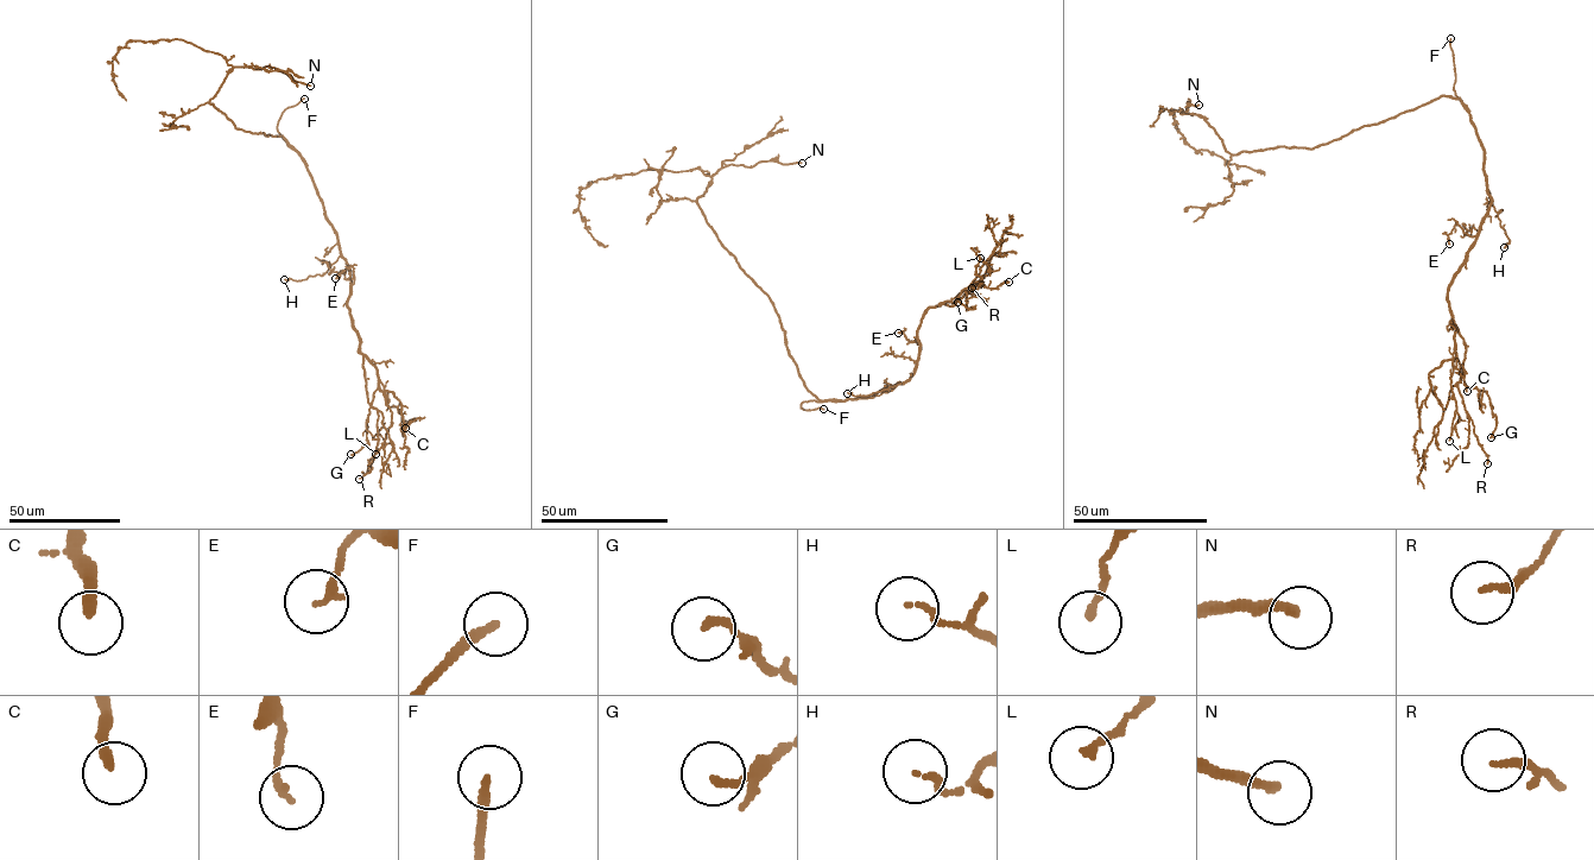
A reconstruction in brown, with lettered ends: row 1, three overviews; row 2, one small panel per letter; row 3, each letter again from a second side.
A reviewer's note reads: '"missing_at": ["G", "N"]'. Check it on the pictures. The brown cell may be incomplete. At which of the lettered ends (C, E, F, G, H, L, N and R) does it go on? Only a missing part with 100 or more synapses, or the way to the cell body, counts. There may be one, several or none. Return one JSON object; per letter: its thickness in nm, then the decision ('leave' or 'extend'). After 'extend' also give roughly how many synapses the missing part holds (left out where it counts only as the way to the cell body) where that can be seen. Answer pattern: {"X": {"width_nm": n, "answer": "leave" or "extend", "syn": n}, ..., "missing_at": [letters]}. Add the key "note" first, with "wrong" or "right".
{"note": "wrong", "C": {"width_nm": 240, "answer": "leave"}, "E": {"width_nm": 160, "answer": "leave"}, "F": {"width_nm": 220, "answer": "extend"}, "G": {"width_nm": 150, "answer": "leave"}, "H": {"width_nm": 110, "answer": "leave"}, "L": {"width_nm": 170, "answer": "leave"}, "N": {"width_nm": 200, "answer": "extend", "syn": 120}, "R": {"width_nm": 160, "answer": "leave"}, "missing_at": ["F", "N"]}

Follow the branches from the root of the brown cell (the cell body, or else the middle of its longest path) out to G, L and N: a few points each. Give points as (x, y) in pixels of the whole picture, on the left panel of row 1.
G: (282, 136), (301, 157), (336, 235), (349, 273), (353, 329), (360, 352), (377, 371), (368, 443), (350, 454)
L: (282, 136), (301, 157), (336, 235), (349, 273), (347, 308), (360, 351), (375, 368), (391, 412), (375, 454)
N: (282, 136), (236, 128), (210, 100), (234, 67), (271, 67), (310, 86)

